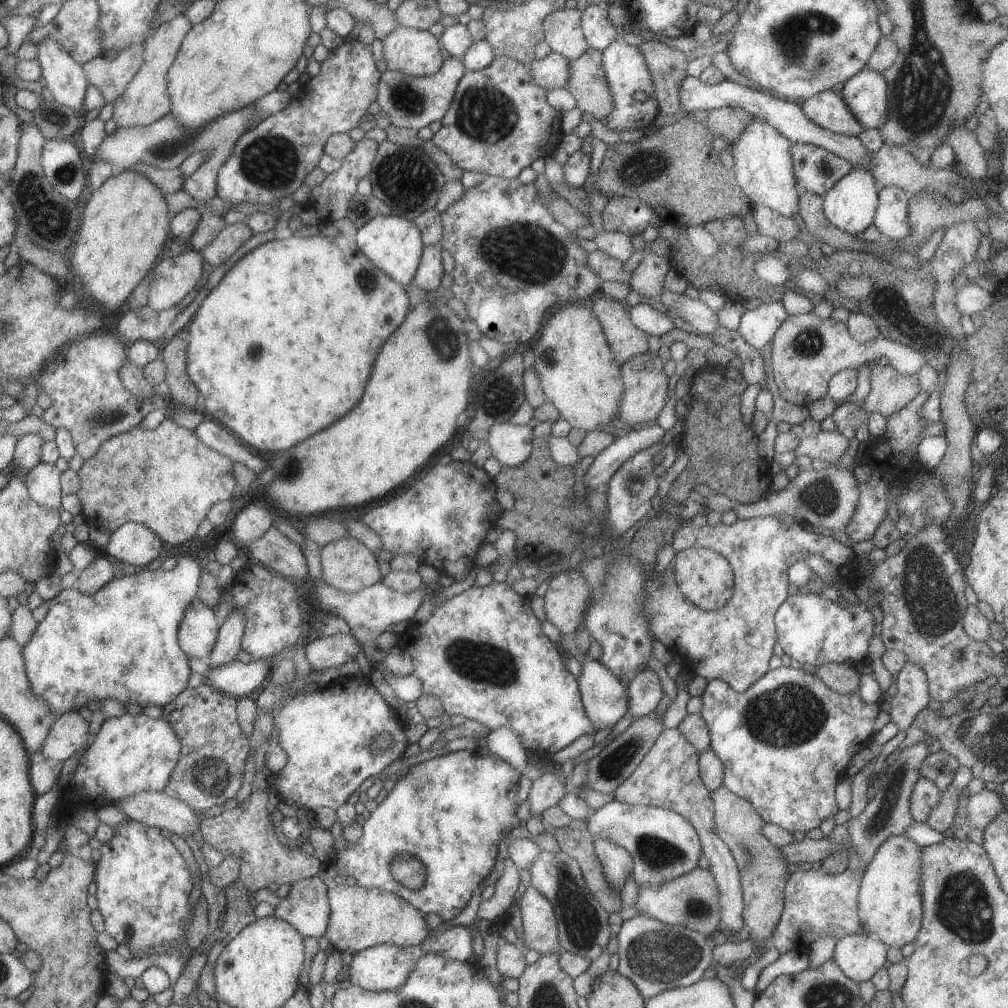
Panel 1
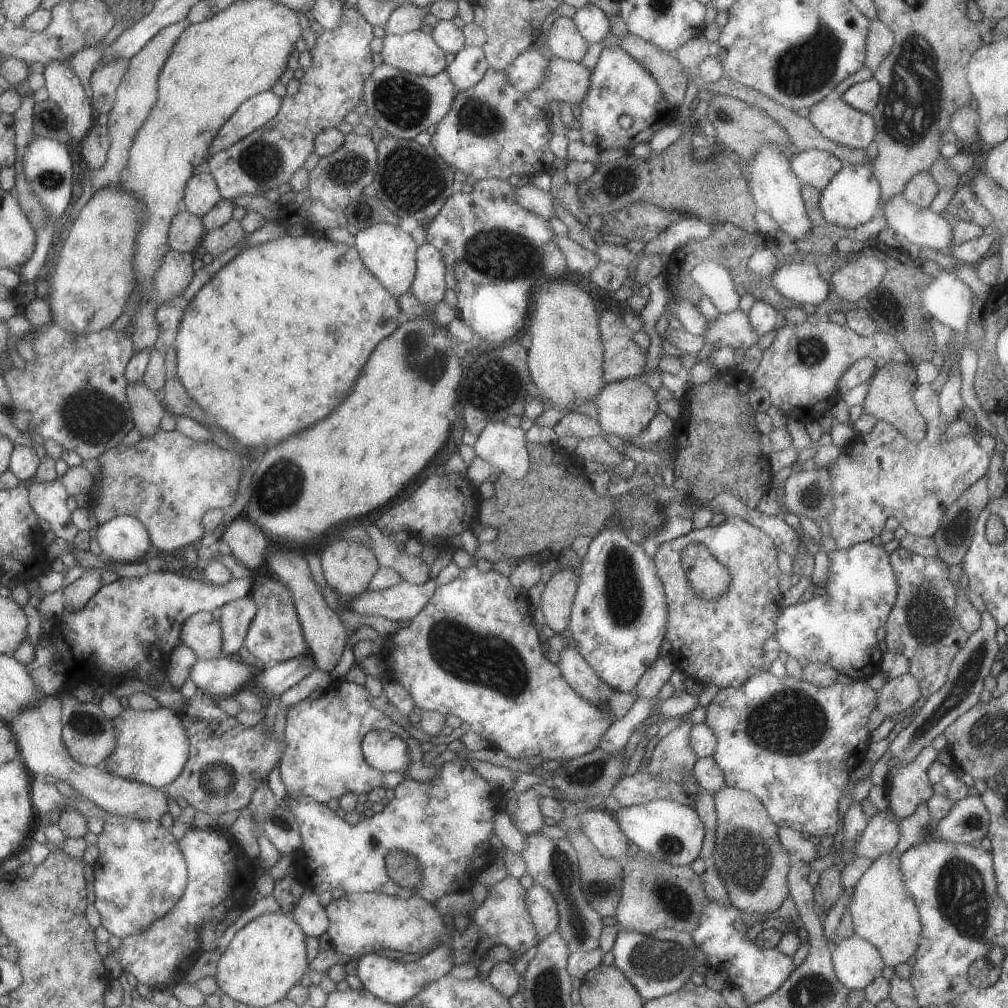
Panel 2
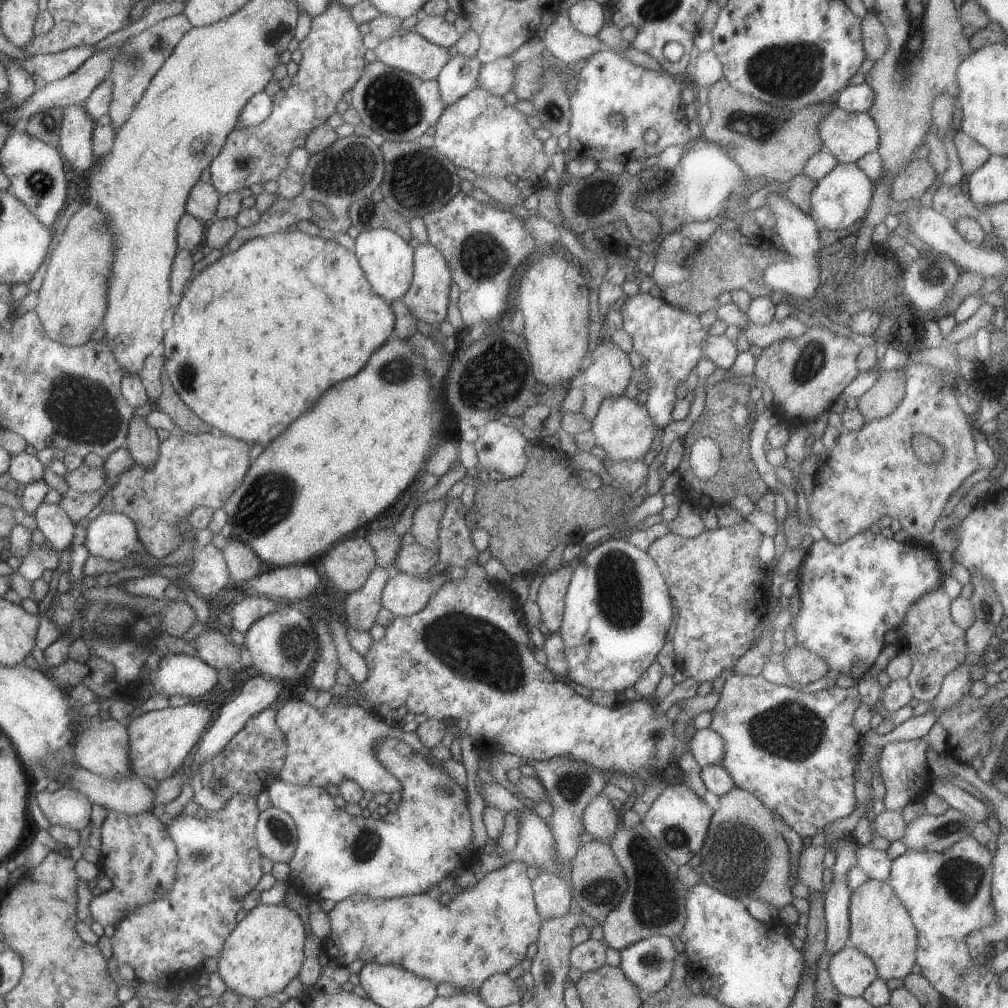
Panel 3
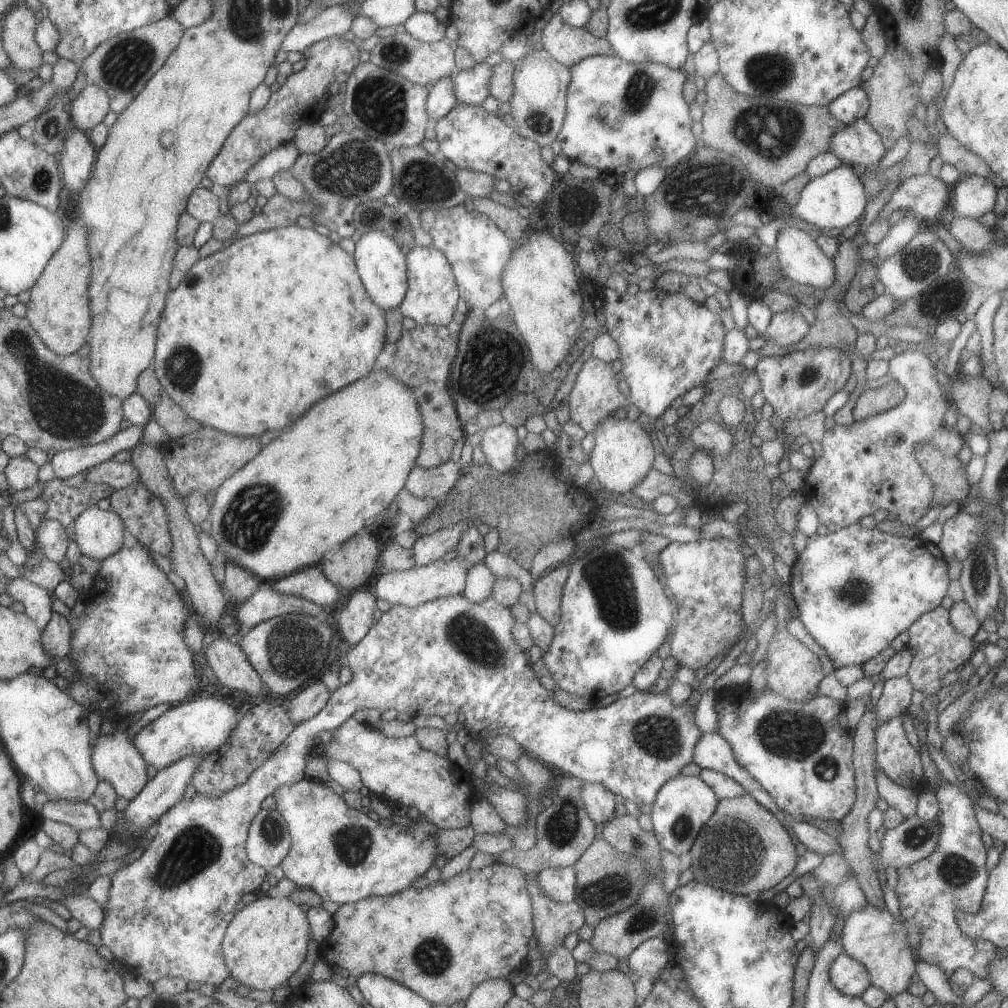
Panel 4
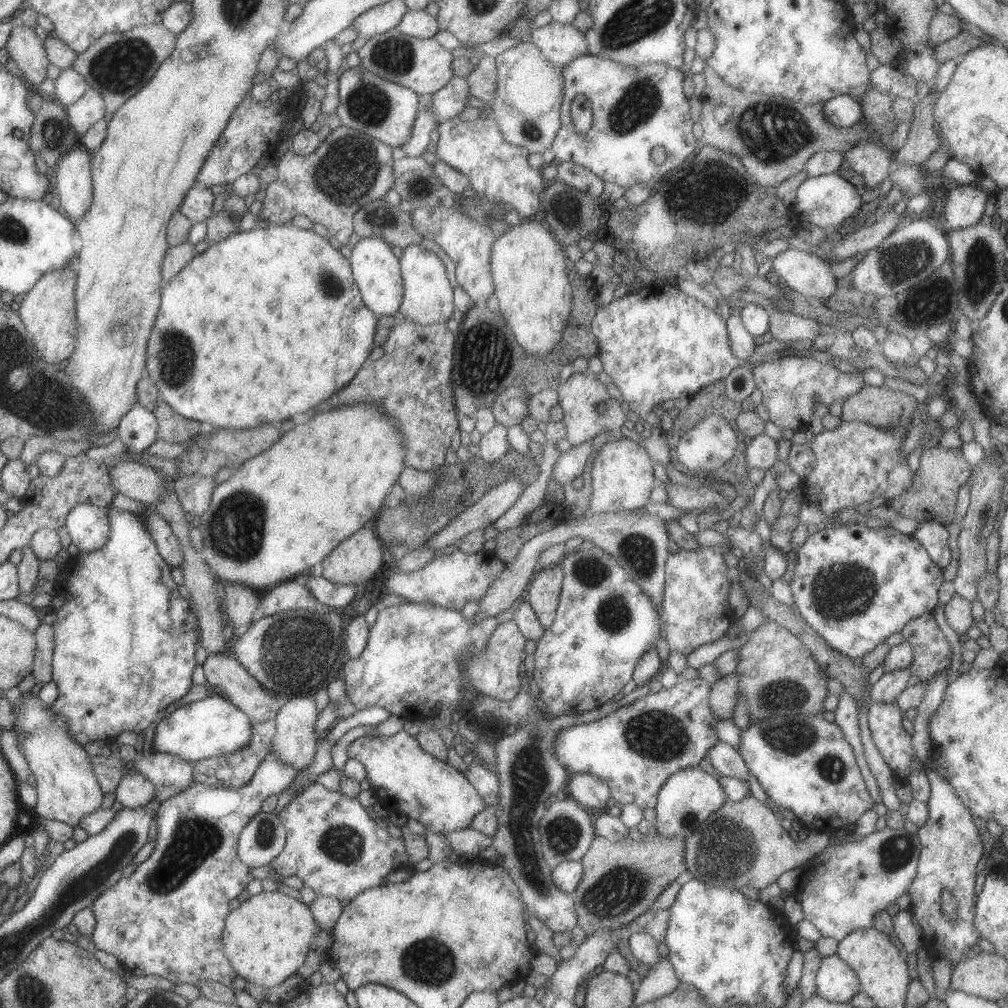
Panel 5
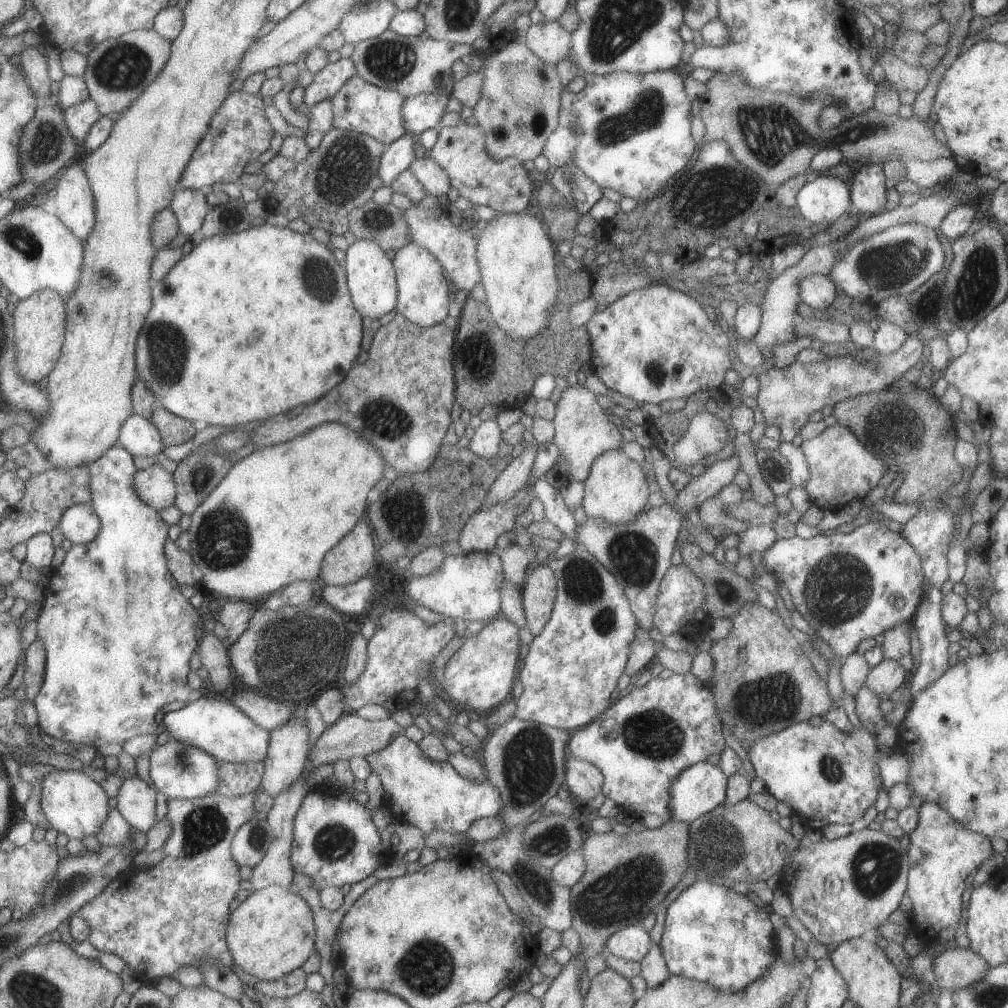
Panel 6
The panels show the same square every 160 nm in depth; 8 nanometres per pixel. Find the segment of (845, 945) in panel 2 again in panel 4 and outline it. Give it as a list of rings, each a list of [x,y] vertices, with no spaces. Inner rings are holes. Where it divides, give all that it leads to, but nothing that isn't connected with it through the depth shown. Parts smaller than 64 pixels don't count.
[[[844,952],[833,959],[828,970],[829,980],[843,994],[859,997],[870,985],[870,976],[858,960]]]

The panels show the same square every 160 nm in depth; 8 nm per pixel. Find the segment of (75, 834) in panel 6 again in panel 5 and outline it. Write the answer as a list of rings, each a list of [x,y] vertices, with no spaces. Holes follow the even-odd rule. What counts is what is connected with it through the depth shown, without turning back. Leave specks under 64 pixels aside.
[[[23,693],[20,703],[11,710],[18,751],[35,778],[37,800],[33,810],[42,821],[58,820],[75,828],[81,816],[100,808],[104,796],[93,772],[90,756],[83,750],[83,745],[70,735],[66,720],[61,715],[54,715],[50,706],[43,706],[37,695]]]

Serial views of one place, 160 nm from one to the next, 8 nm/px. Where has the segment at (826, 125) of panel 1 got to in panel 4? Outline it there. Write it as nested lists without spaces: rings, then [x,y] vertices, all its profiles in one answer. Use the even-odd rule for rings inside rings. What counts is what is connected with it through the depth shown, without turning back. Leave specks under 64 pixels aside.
[[[860,118],[834,132],[829,137],[828,150],[843,165],[871,167],[885,154],[886,148],[873,127]]]

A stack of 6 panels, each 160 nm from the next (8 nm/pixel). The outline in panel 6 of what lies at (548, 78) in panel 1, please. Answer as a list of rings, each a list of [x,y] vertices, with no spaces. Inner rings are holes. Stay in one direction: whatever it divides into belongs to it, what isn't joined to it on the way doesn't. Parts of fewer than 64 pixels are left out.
[[[417,94],[405,98],[401,104],[403,136],[405,134],[419,136],[426,129],[434,129],[446,112],[447,99],[448,96],[435,94]]]

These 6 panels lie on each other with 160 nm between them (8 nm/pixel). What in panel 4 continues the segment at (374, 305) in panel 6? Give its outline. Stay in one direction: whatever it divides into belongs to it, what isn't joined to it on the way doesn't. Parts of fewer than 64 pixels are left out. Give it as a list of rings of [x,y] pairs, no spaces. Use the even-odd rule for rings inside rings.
[[[369,231],[354,242],[352,257],[369,298],[384,311],[398,308],[408,287],[406,255],[401,247],[385,231]]]

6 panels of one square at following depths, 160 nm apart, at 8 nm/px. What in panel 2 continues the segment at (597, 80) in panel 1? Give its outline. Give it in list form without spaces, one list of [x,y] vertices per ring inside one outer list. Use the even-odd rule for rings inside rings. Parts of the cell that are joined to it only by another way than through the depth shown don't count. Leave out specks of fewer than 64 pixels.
[[[552,56],[546,70],[546,77],[540,81],[549,102],[563,101],[578,106],[588,89],[591,71],[579,62],[563,60]]]

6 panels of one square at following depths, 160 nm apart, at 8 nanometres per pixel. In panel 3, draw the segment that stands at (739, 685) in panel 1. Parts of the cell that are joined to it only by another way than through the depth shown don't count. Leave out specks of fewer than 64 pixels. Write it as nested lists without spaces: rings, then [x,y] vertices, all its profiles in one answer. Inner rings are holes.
[[[742,521],[728,527],[703,529],[700,535],[687,538],[667,533],[655,539],[647,549],[665,584],[675,612],[675,631],[669,638],[674,648],[673,664],[678,674],[693,677],[698,683],[715,678],[724,680],[733,675],[735,663],[752,646],[767,610],[767,591],[771,572],[758,557],[758,547],[764,534]]]

